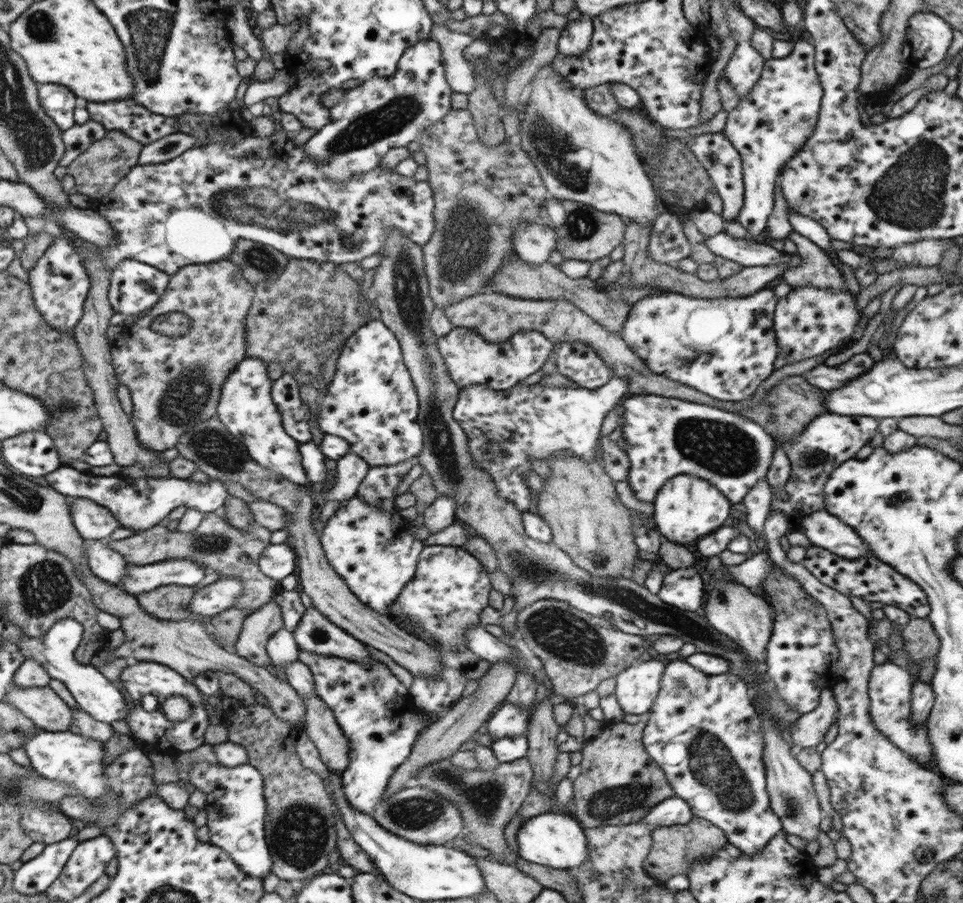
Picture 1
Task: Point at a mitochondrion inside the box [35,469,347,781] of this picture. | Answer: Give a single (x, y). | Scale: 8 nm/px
(217, 544)

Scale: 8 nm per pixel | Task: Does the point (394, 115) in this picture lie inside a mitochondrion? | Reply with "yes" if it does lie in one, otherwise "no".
yes

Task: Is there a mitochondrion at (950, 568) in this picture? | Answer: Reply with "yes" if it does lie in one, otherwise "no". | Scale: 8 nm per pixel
no

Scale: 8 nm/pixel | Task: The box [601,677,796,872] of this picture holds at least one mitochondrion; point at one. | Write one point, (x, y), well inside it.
(715, 770)

